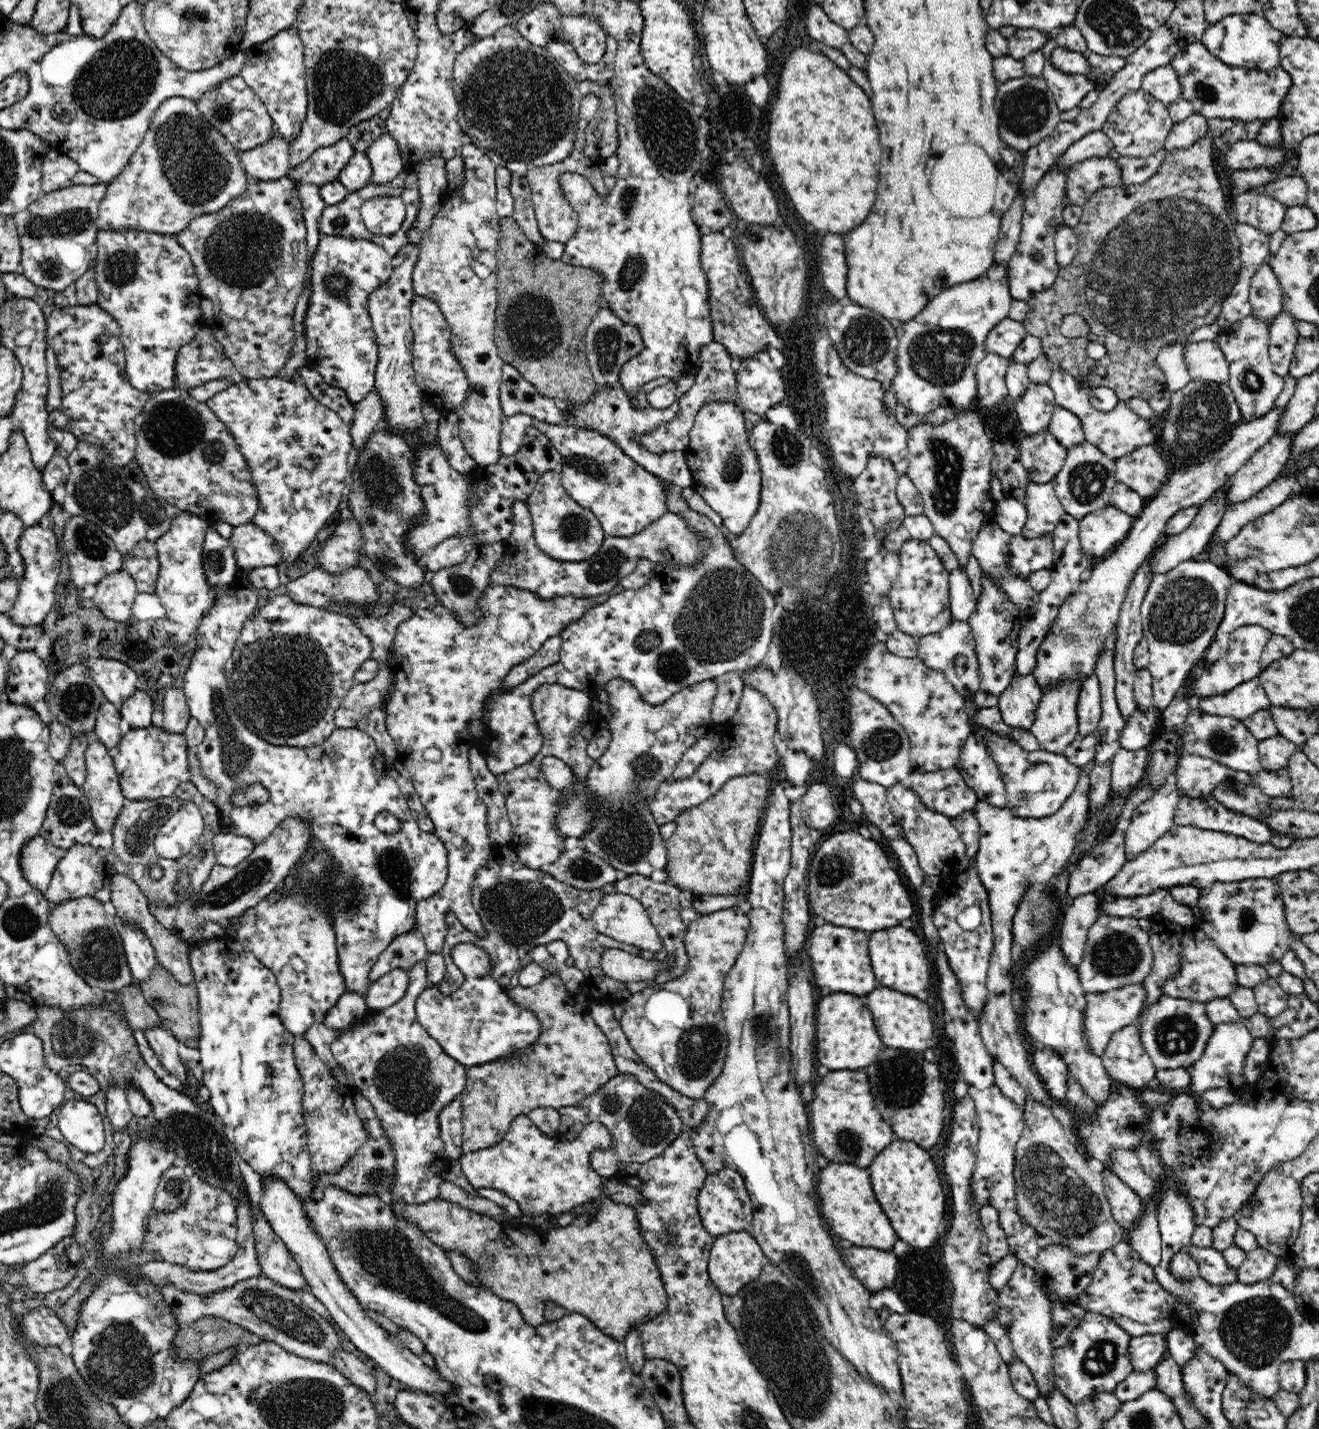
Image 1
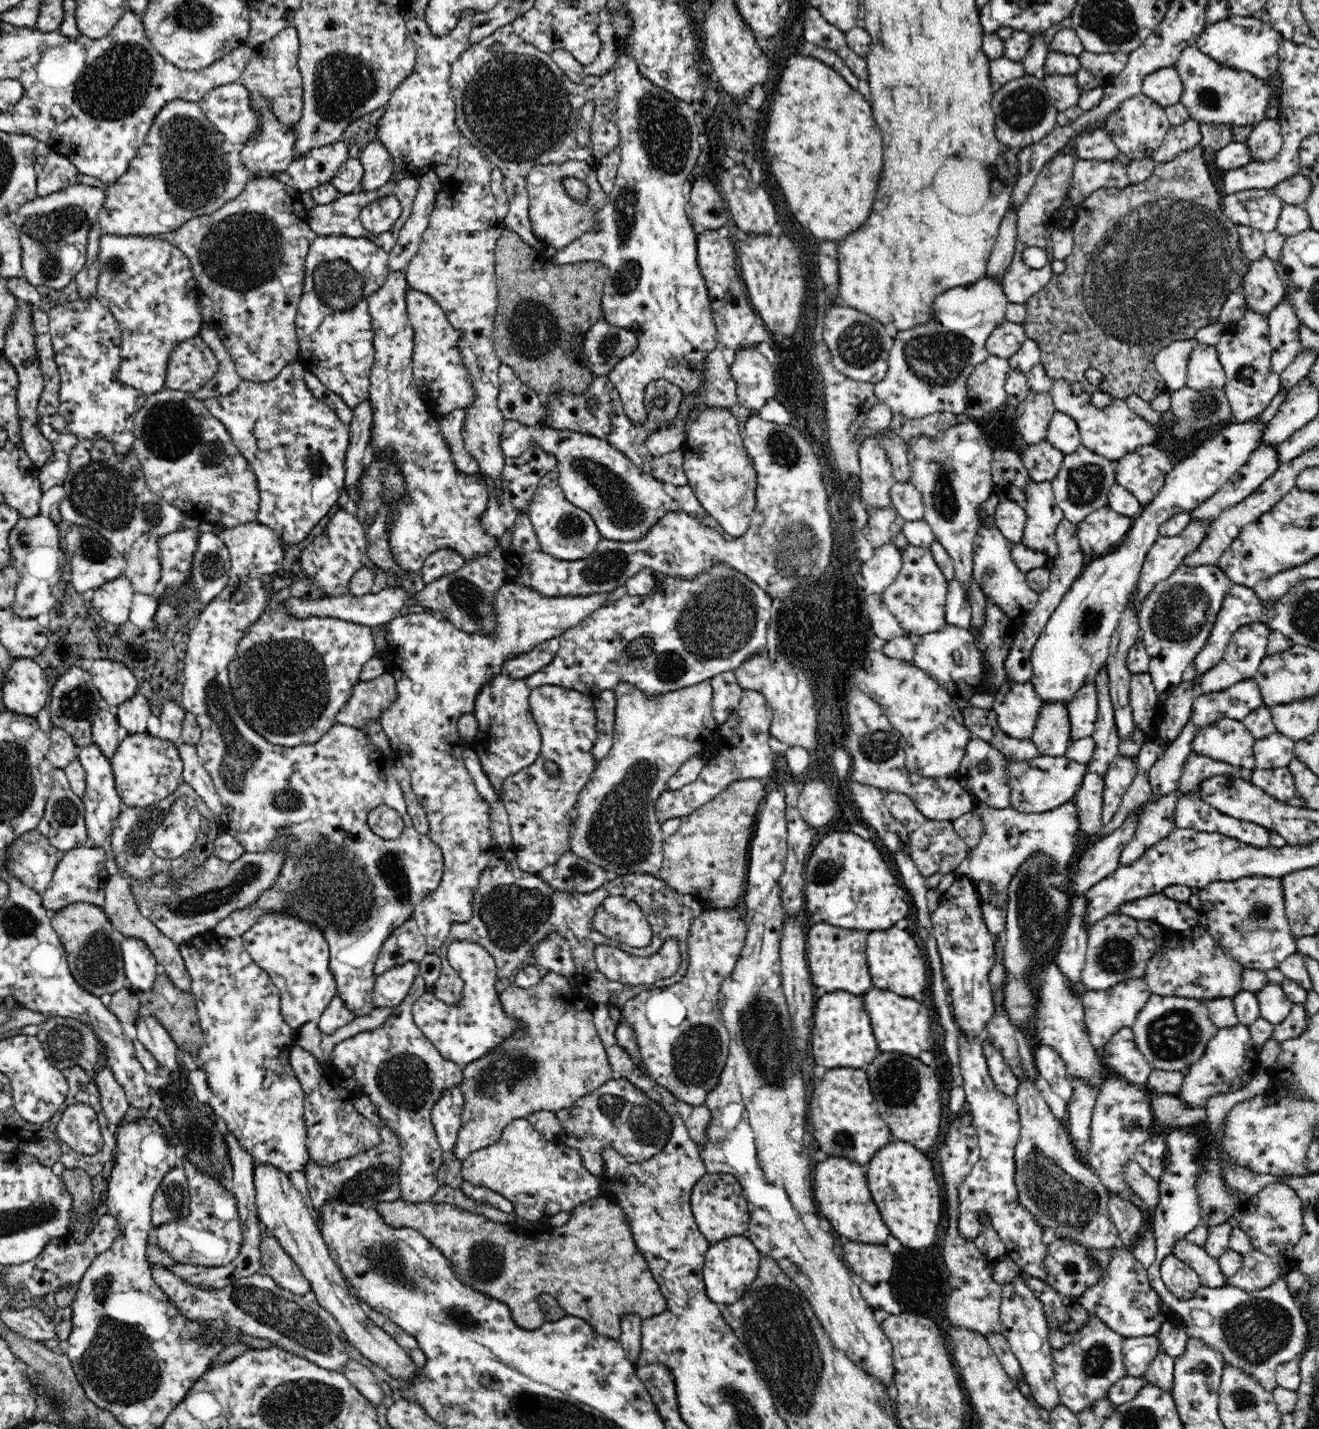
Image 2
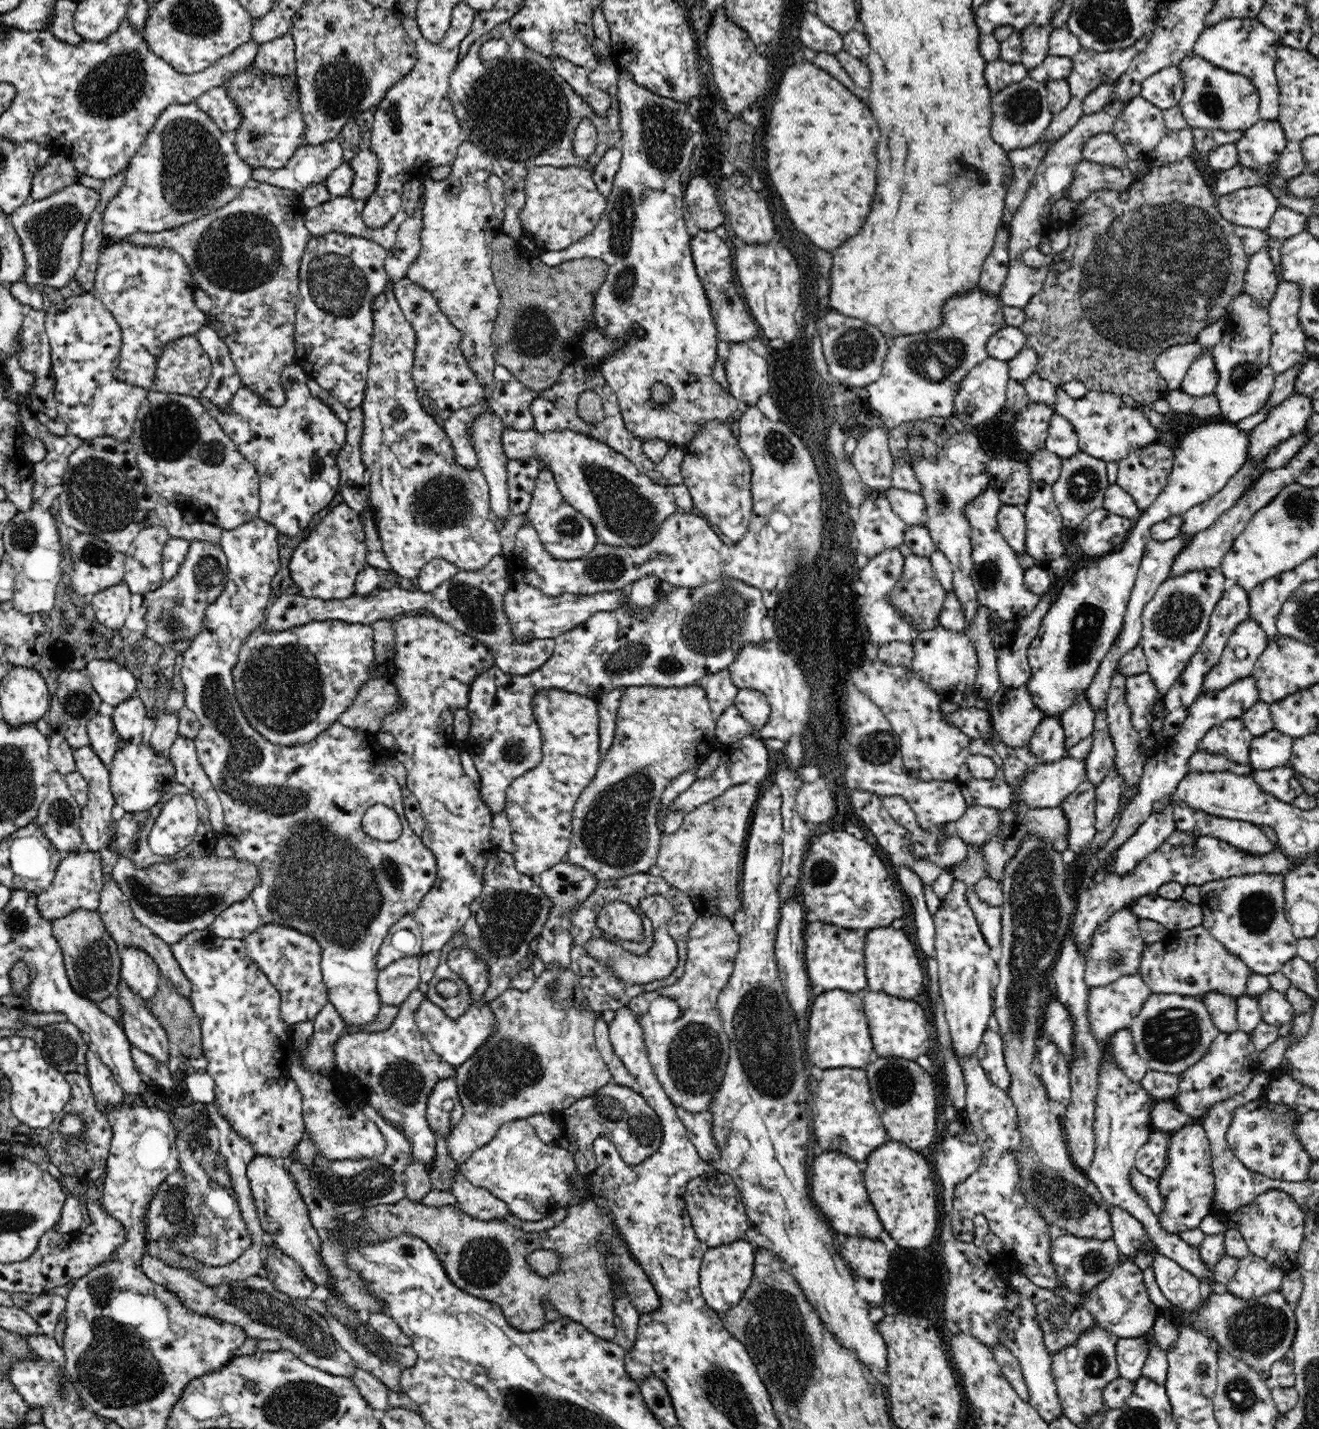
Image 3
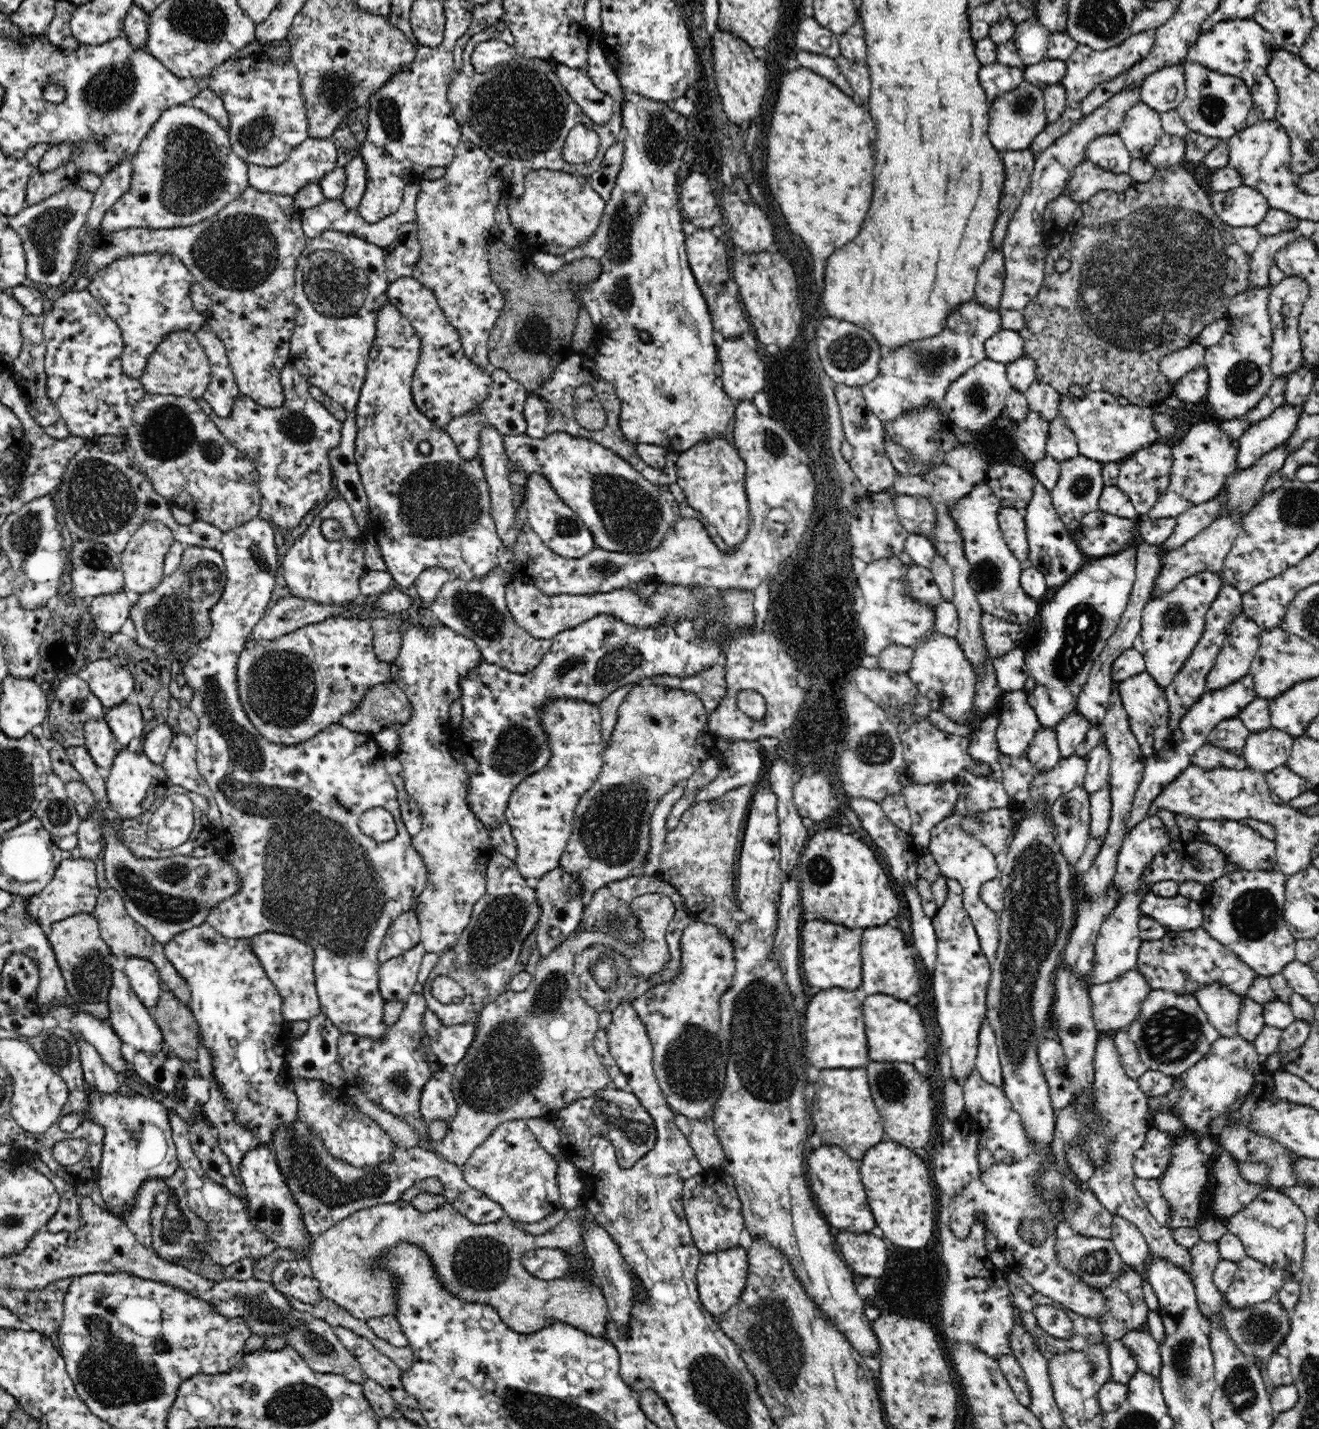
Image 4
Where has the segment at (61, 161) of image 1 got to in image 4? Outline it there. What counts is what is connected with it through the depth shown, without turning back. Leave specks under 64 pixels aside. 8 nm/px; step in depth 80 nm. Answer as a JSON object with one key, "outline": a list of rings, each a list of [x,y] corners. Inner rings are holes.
{"outline":[[[69,161],[52,172],[33,172],[27,182],[26,205],[42,202],[52,194],[60,192],[66,185],[77,184],[79,171],[76,165]]]}

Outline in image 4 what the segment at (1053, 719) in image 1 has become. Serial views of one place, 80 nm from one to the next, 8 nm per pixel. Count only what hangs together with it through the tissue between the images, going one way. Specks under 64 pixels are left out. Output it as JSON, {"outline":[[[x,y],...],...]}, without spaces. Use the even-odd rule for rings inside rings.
{"outline":[[[1040,728],[1036,732],[1026,755],[1038,773],[1052,771],[1061,762],[1058,745],[1054,728]]]}

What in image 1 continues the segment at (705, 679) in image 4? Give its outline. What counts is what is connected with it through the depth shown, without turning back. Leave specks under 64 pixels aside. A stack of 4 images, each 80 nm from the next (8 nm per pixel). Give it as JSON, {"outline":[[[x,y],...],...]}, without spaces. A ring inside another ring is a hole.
{"outline":[[[738,671],[723,674],[713,681],[717,684],[717,693],[713,700],[711,717],[714,723],[726,724],[740,704],[745,684]]]}

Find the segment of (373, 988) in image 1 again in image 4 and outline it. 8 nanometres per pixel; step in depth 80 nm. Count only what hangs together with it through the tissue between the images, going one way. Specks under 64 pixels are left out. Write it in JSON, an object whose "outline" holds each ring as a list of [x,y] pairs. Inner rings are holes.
{"outline":[[[419,942],[400,956],[380,963],[379,991],[385,1002],[390,1000],[406,1001],[416,984],[424,949]]]}

